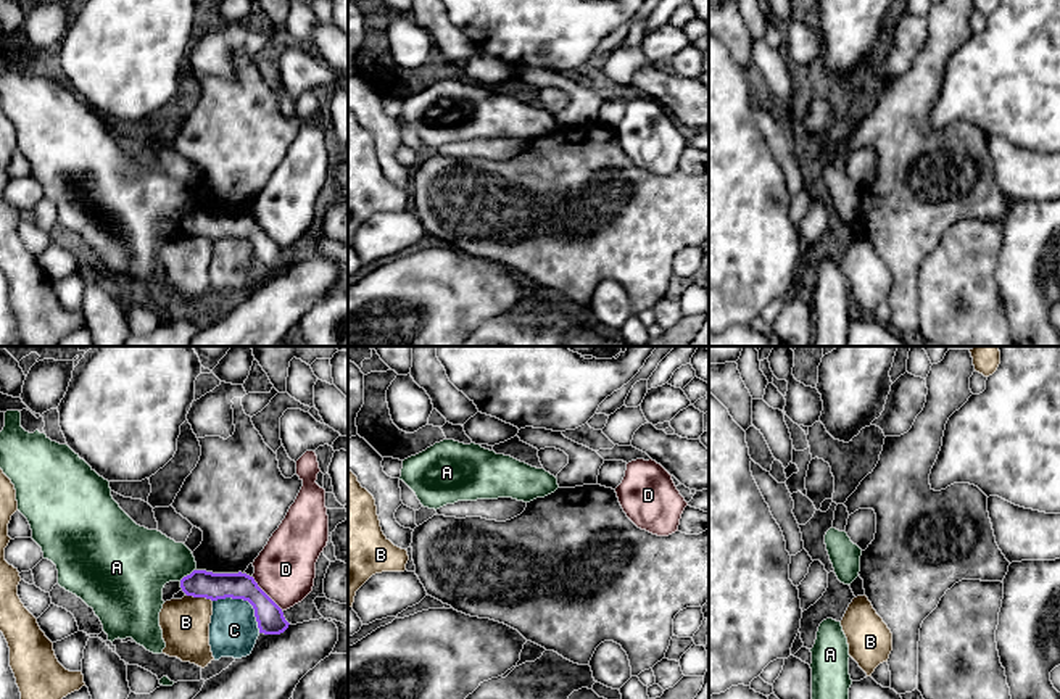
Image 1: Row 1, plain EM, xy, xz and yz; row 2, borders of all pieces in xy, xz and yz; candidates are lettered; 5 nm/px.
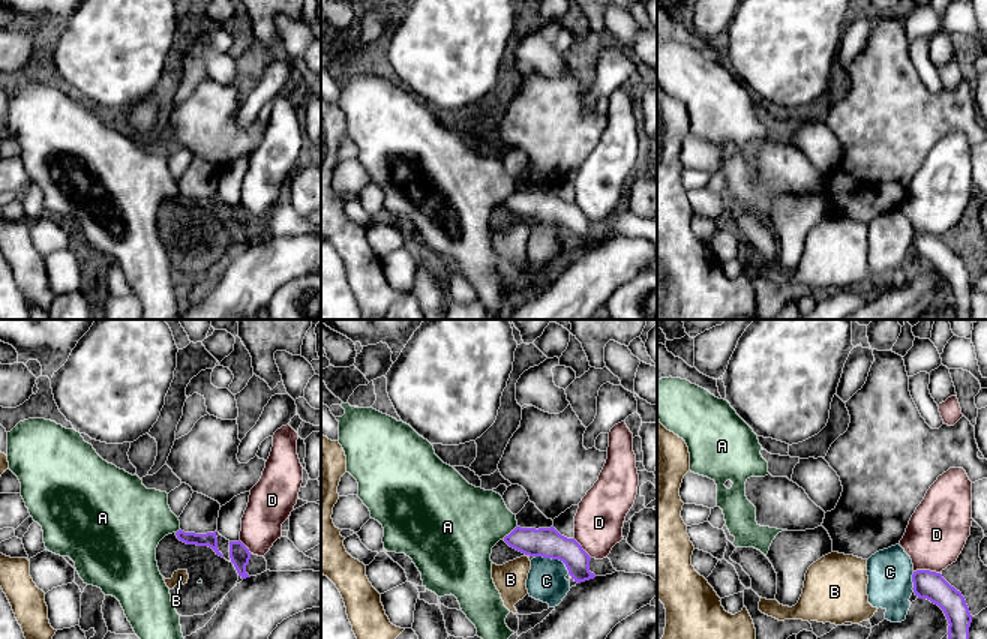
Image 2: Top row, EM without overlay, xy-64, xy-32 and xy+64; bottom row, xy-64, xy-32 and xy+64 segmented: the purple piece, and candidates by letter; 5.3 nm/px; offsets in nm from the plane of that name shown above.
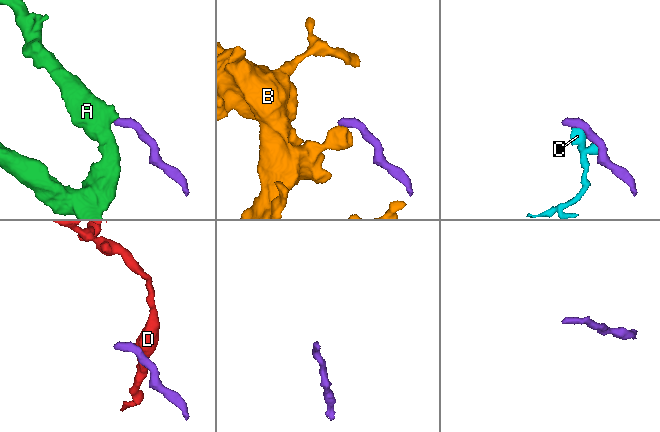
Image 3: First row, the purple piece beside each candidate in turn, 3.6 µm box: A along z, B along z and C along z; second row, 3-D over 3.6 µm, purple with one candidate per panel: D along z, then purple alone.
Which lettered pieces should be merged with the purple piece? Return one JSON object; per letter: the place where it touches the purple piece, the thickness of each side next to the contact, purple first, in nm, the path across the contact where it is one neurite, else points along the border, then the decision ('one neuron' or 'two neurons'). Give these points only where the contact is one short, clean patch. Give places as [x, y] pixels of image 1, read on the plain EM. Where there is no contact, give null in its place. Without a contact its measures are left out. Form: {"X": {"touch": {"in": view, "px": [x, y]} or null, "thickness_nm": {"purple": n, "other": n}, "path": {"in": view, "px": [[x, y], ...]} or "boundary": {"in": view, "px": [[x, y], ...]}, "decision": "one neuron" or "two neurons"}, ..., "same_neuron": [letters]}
{"A": {"touch": {"in": "xy", "px": [187, 215]}, "thickness_nm": {"purple": 140, "other": 340}, "boundary": {"in": "xy", "px": [[194, 208], [179, 219]]}, "decision": "two neurons"}, "B": {"touch": {"in": "xy", "px": [200, 235]}, "thickness_nm": {"purple": 140, "other": 240}, "boundary": {"in": "xy", "px": [[187, 234], [211, 240]]}, "decision": "two neurons"}, "C": {"touch": {"in": "xy", "px": [245, 239]}, "thickness_nm": {"purple": 140, "other": 240}, "decision": "two neurons"}, "D": {"touch": {"in": "xy", "px": [264, 232]}, "thickness_nm": {"purple": 140, "other": 300}, "boundary": {"in": "xy", "px": [[252, 216], [282, 248]]}, "decision": "two neurons"}, "same_neuron": []}

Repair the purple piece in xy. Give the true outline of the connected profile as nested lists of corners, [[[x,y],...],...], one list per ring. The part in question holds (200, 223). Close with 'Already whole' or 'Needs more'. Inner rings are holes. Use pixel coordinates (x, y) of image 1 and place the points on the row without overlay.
[[[193,209],[180,219],[180,227],[187,235],[217,238],[243,238],[255,248],[259,272],[280,274],[288,267],[282,248],[258,225],[246,213],[213,213]]]. Already whole

